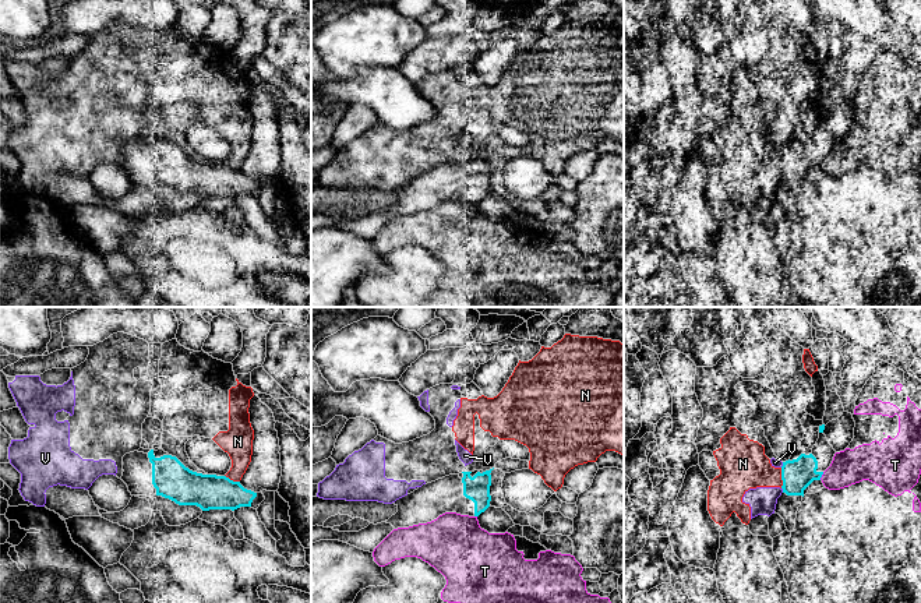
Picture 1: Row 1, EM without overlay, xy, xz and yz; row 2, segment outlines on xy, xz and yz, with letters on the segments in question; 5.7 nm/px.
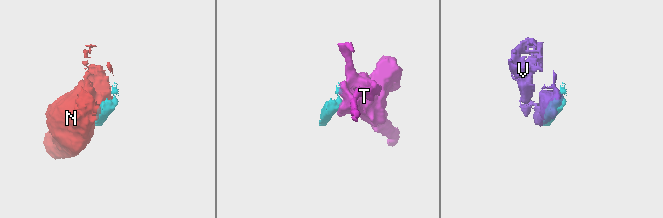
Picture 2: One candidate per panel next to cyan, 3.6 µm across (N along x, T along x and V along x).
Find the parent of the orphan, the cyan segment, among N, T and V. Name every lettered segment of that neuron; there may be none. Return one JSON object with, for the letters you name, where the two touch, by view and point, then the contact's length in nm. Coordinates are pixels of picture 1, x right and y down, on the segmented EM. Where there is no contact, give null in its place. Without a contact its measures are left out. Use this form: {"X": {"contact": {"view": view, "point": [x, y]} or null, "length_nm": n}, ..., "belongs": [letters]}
{"belongs": []}

